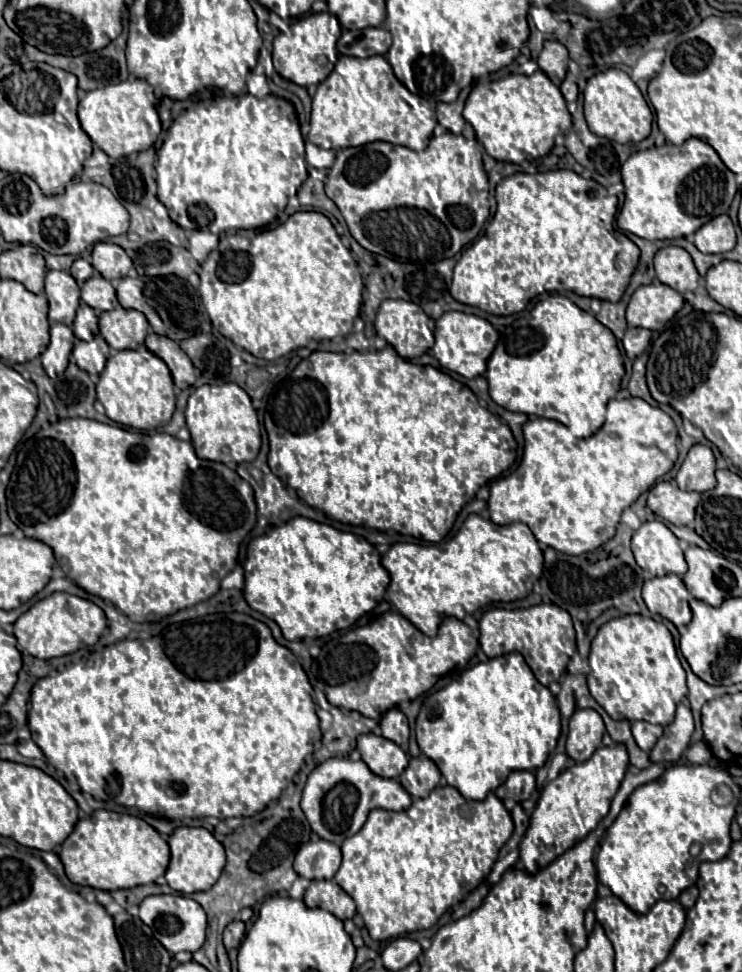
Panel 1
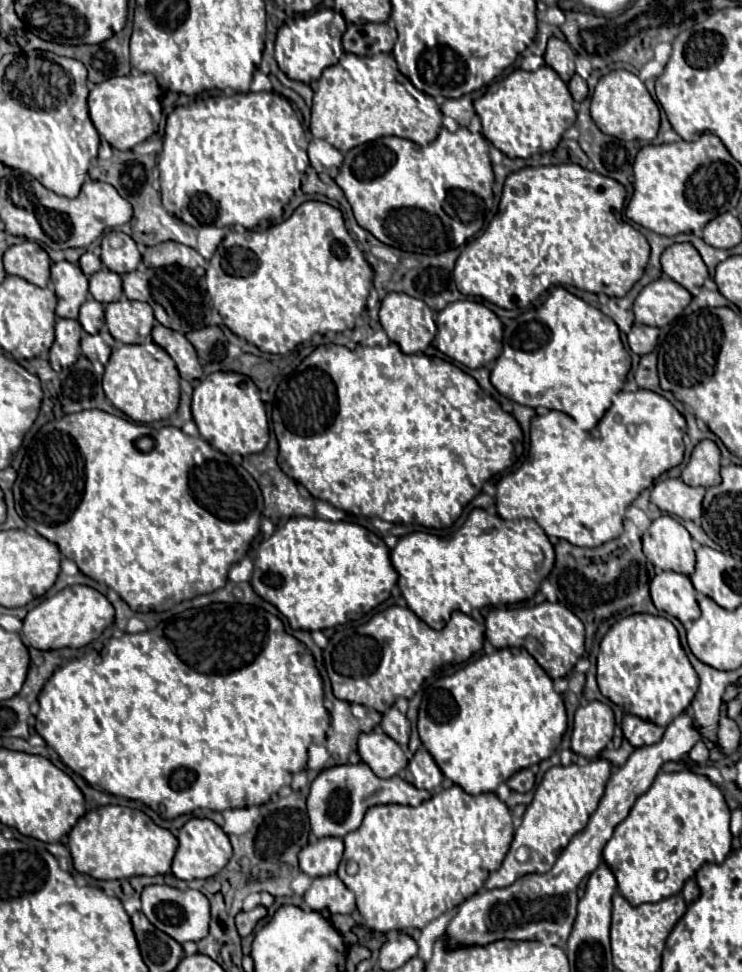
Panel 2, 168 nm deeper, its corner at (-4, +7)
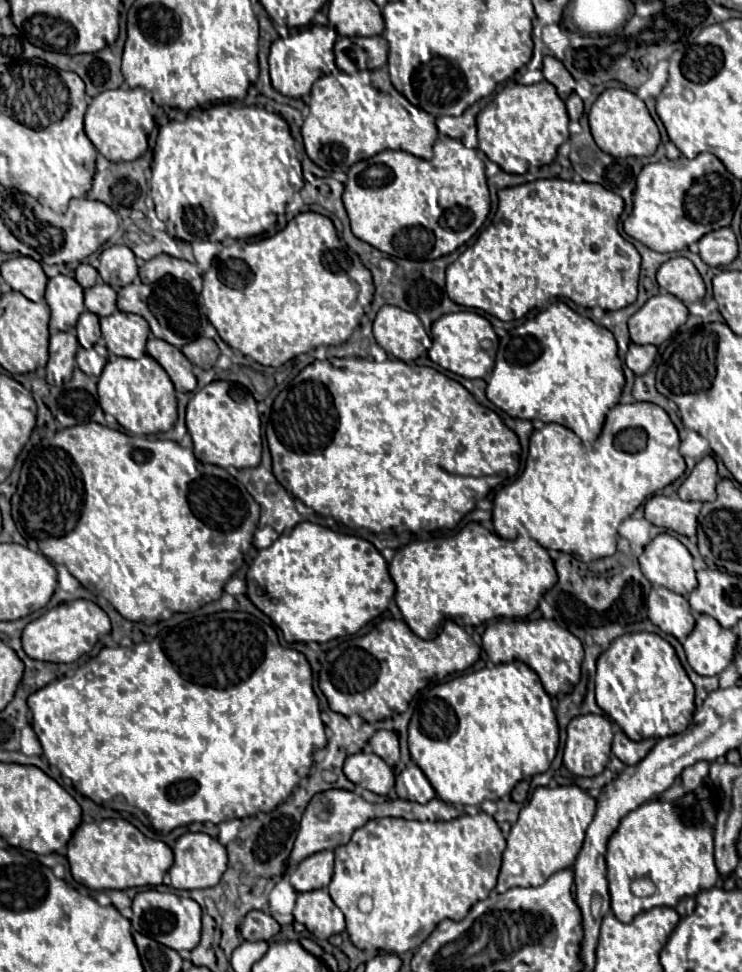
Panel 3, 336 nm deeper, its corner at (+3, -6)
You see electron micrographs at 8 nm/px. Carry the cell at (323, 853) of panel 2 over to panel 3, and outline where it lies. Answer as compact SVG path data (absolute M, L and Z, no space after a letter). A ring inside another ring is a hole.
M319 851L315 855L309 855L303 859L293 875L289 877L289 883L295 891L315 891L325 889L333 875L333 851Z

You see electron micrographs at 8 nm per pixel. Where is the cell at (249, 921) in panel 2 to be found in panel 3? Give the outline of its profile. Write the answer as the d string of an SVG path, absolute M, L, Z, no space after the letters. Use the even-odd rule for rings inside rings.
M249 911L245 915L243 927L241 927L241 939L247 941L269 941L273 935L281 931L281 925L263 911Z

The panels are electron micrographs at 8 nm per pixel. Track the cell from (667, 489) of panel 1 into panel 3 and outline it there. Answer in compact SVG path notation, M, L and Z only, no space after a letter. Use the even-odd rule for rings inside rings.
M655 495L645 503L645 519L657 527L691 537L697 533L697 515L701 505L703 503L699 501L681 501L665 495Z

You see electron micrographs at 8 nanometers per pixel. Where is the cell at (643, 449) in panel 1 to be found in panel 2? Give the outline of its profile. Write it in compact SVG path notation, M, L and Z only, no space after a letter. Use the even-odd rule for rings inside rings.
M636 390L636 392L620 392L616 396L616 400L612 402L610 410L604 414L604 418L600 420L600 424L587 432L586 430L580 430L578 424L568 416L568 414L562 414L562 412L556 412L556 410L550 410L546 416L534 416L532 418L532 426L530 426L530 452L528 452L528 458L522 462L520 468L504 474L498 484L496 484L496 508L498 508L498 516L502 520L516 520L516 518L534 518L540 528L548 534L548 536L554 536L554 538L564 538L568 540L570 544L574 546L600 546L612 538L616 538L620 532L622 532L622 520L624 520L624 512L626 508L638 498L638 494L646 488L652 486L652 482L664 474L666 470L678 466L684 458L684 432L686 432L686 420L682 418L682 414L660 394L656 392L650 392L650 390Z

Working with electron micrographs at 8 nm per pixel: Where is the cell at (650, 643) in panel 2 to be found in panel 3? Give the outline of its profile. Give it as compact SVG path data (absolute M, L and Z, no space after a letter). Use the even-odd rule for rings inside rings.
M627 633L615 639L607 651L597 659L597 677L595 677L595 695L597 705L623 729L631 741L639 739L661 739L685 731L693 721L695 711L695 687L687 677L675 649L669 641L655 633Z

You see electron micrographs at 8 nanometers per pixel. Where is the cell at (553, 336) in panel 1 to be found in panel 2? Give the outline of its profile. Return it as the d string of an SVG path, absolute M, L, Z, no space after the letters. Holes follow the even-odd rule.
M554 288L540 306L526 308L514 320L504 322L504 346L502 354L492 366L490 382L502 396L518 404L566 412L582 430L592 430L610 408L612 396L622 390L628 370L630 355L624 350L616 322L568 290Z

